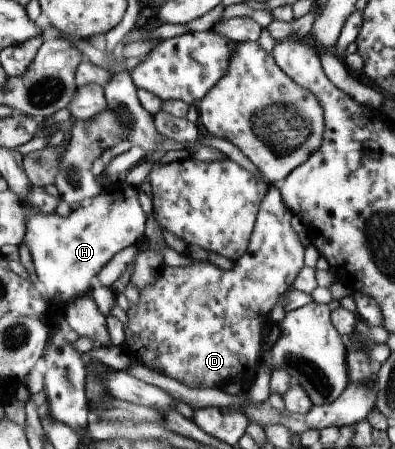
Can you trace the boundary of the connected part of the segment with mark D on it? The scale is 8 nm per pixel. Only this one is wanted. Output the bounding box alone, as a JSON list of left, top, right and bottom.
[125,185,305,389]

